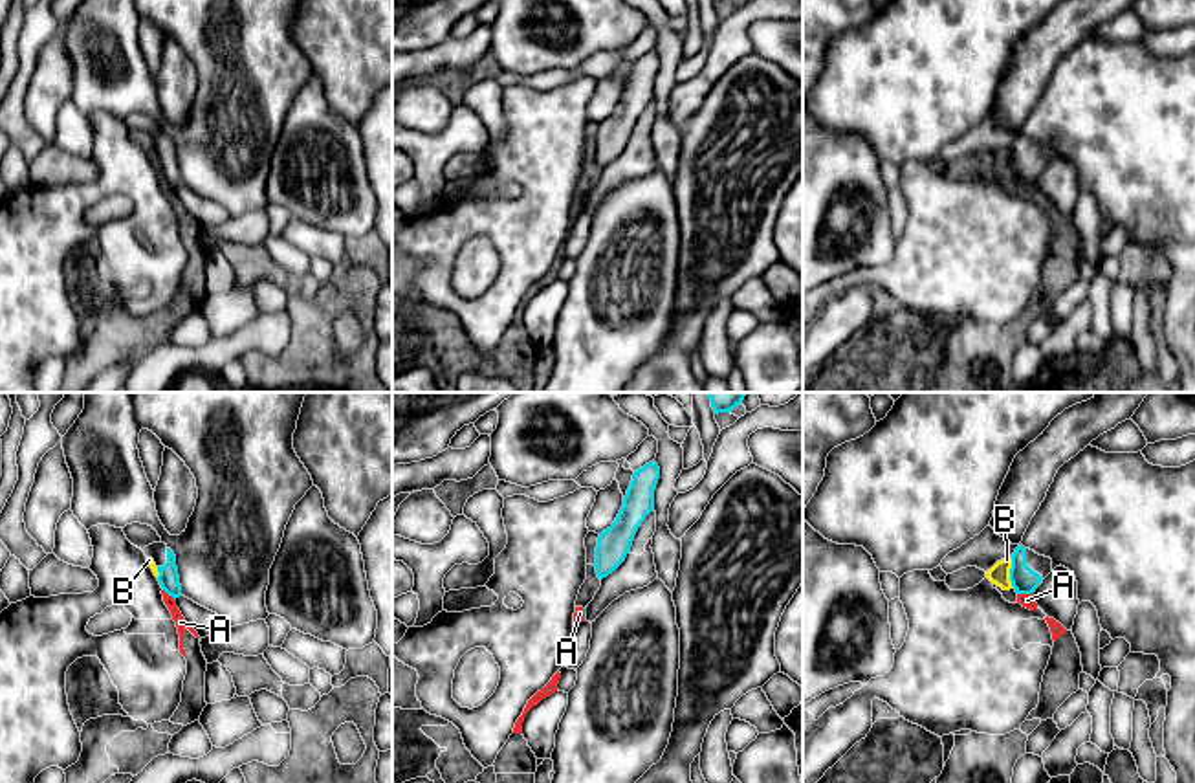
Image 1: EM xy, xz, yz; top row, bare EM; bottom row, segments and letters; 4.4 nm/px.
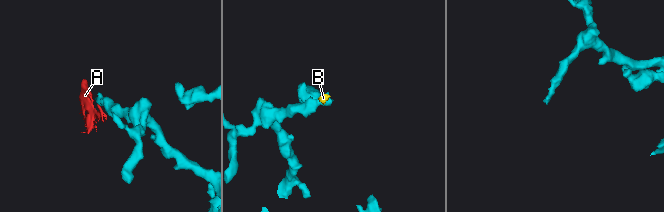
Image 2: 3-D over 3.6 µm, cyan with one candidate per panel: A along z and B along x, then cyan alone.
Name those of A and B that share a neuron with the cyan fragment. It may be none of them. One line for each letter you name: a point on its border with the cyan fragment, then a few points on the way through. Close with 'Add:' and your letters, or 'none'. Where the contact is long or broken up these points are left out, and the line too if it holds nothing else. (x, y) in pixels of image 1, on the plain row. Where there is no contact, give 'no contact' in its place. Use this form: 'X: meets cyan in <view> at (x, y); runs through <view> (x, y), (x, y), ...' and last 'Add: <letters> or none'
Add: none

